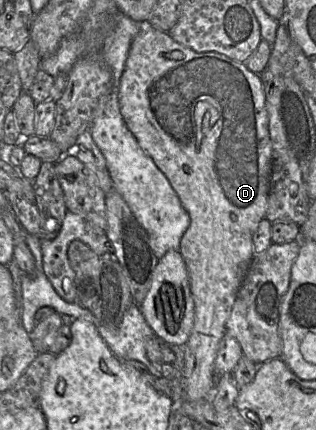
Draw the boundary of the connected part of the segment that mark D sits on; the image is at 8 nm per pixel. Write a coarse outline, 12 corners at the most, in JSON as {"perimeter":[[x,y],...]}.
{"perimeter":[[141,24],[120,113],[190,217],[183,389],[214,361],[265,218],[260,75]]}

